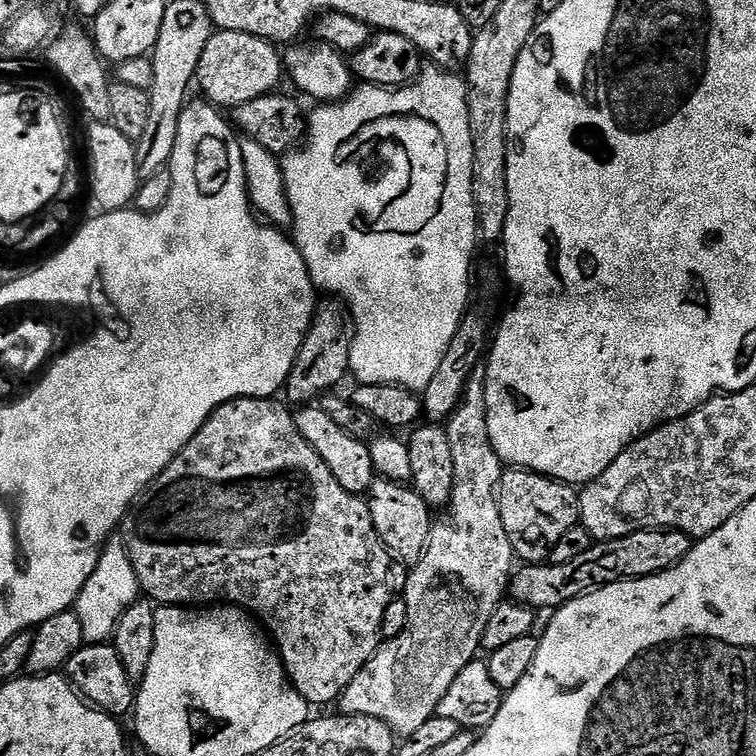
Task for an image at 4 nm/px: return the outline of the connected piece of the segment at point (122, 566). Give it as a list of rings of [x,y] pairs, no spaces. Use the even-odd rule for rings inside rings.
[[[113,538],[104,545],[104,553],[98,558],[98,566],[94,574],[82,586],[80,596],[76,599],[74,610],[78,614],[78,622],[82,622],[82,634],[90,644],[103,644],[111,641],[116,632],[122,614],[141,595],[140,583],[134,574],[134,566],[128,557],[123,539]]]

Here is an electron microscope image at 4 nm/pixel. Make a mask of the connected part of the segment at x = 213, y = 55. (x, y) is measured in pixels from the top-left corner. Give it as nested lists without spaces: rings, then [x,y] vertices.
[[[216,30],[210,42],[206,42],[206,50],[202,50],[195,83],[198,88],[200,84],[207,103],[221,110],[231,110],[244,102],[254,102],[256,98],[275,93],[280,76],[282,80],[282,56],[271,40],[234,30]]]

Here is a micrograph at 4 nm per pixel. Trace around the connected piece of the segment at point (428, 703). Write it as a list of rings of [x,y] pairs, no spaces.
[[[478,366],[472,371],[472,377],[468,380],[468,385],[464,391],[464,398],[452,415],[446,421],[446,431],[448,433],[448,441],[450,442],[450,454],[454,454],[454,486],[452,487],[452,496],[447,502],[444,517],[437,519],[432,525],[432,533],[428,539],[426,550],[422,554],[422,558],[416,564],[411,565],[408,581],[404,584],[404,592],[402,598],[406,602],[406,614],[408,615],[408,624],[402,630],[402,634],[398,634],[393,640],[384,640],[380,647],[377,648],[371,658],[366,662],[366,666],[362,666],[362,670],[358,670],[358,674],[354,678],[354,682],[350,682],[350,686],[345,690],[343,696],[338,701],[339,711],[345,716],[369,716],[370,718],[378,718],[385,726],[392,729],[397,737],[403,738],[414,734],[414,730],[418,730],[418,726],[422,726],[422,722],[426,722],[431,716],[436,715],[436,707],[438,702],[442,702],[442,694],[446,694],[446,690],[450,690],[450,682],[454,682],[454,678],[458,678],[458,673],[462,671],[462,666],[466,666],[470,661],[477,659],[478,653],[481,651],[483,642],[483,631],[489,622],[491,615],[502,601],[505,599],[506,593],[510,588],[510,577],[514,572],[514,553],[510,546],[510,538],[506,538],[506,530],[502,526],[502,518],[500,517],[500,502],[498,499],[498,489],[500,486],[500,477],[502,475],[502,465],[498,454],[494,450],[494,446],[490,442],[490,430],[486,426],[486,386],[484,385],[484,370]]]

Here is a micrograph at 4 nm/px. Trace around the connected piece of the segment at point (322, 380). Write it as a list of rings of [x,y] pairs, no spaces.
[[[328,298],[317,303],[316,312],[312,316],[312,325],[306,334],[306,338],[300,347],[298,358],[295,360],[294,366],[291,368],[291,374],[284,387],[284,395],[286,394],[287,403],[292,406],[306,406],[317,401],[320,396],[329,393],[338,382],[342,381],[350,372],[350,350],[352,343],[356,337],[356,324],[352,321],[352,313],[344,307],[343,303],[336,298]]]

